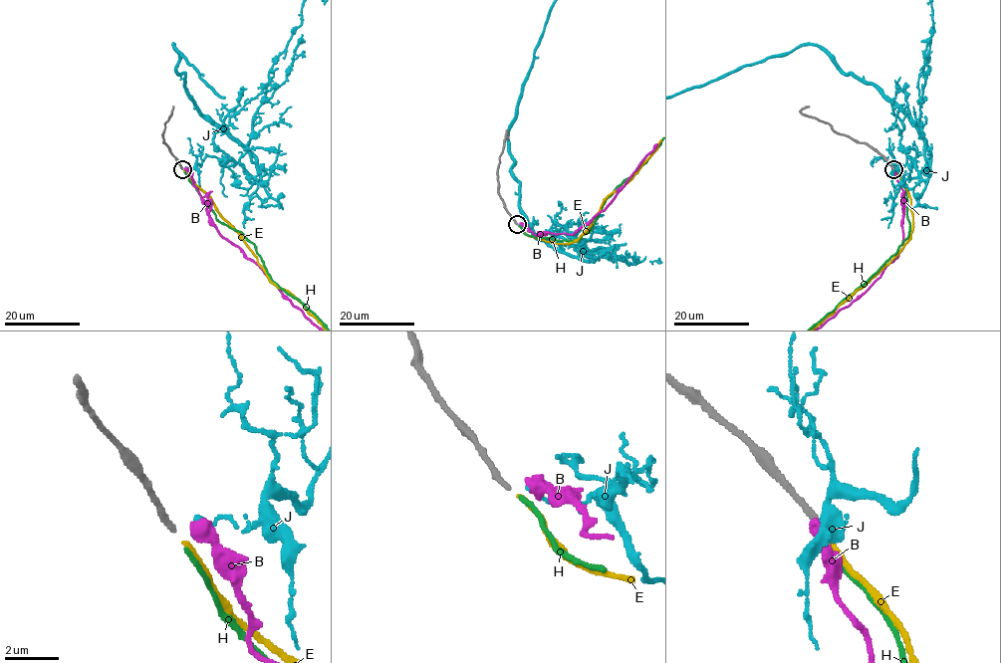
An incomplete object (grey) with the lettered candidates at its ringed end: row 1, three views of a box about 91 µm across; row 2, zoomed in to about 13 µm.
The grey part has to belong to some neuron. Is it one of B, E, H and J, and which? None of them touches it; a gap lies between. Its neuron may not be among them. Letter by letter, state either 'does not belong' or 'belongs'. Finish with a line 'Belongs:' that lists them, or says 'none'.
B: does not belong
E: belongs
H: does not belong
J: does not belong
Belongs: E

